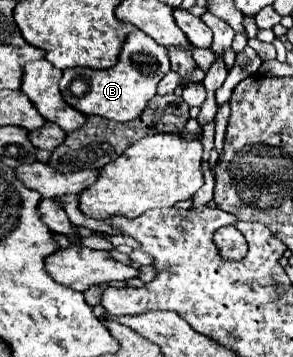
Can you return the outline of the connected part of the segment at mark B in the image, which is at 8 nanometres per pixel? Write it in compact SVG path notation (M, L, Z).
M141 30L131 32L121 46L119 60L113 68L107 70L93 70L93 68L69 68L63 72L61 78L61 94L67 104L85 112L87 116L99 114L109 120L129 122L137 118L147 102L157 94L159 80L171 70L169 66L169 52L153 38L143 34Z

